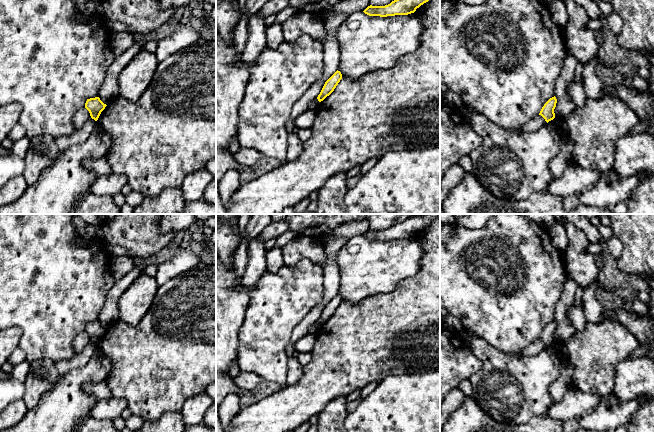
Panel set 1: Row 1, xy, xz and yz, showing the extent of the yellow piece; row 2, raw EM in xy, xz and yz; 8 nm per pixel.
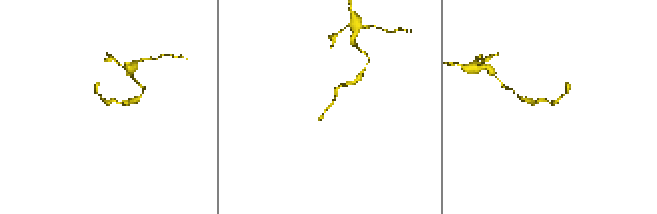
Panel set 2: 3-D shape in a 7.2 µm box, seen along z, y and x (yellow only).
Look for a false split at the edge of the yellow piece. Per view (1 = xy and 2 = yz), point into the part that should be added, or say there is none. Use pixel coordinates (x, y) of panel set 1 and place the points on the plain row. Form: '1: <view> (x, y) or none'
1: none
2: none

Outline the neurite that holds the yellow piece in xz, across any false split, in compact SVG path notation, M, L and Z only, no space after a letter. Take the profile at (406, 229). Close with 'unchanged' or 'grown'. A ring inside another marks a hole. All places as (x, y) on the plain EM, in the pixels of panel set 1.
M417 214L410 219L398 222L385 230L368 230L363 236L369 240L395 240L414 237L424 227L428 226L440 214Z | unchanged

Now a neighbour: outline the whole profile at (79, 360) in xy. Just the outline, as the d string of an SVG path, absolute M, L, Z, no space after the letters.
M90 342L84 352L76 353L70 360L58 361L55 366L59 374L64 375L72 370L83 368L96 354L96 345Z

